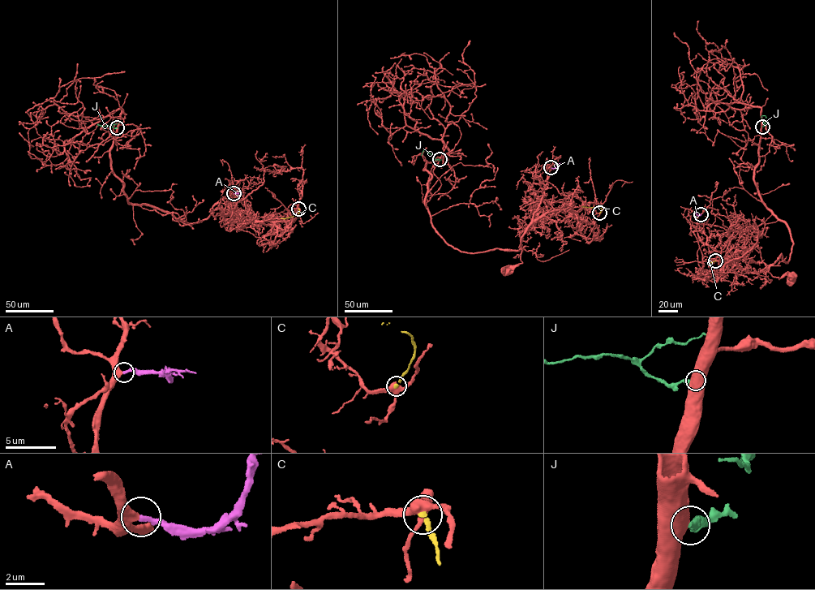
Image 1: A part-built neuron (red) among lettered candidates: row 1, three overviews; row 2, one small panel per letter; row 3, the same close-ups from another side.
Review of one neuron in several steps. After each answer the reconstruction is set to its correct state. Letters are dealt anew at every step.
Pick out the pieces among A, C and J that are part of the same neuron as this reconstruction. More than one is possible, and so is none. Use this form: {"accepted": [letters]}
{"accepted": ["A"]}

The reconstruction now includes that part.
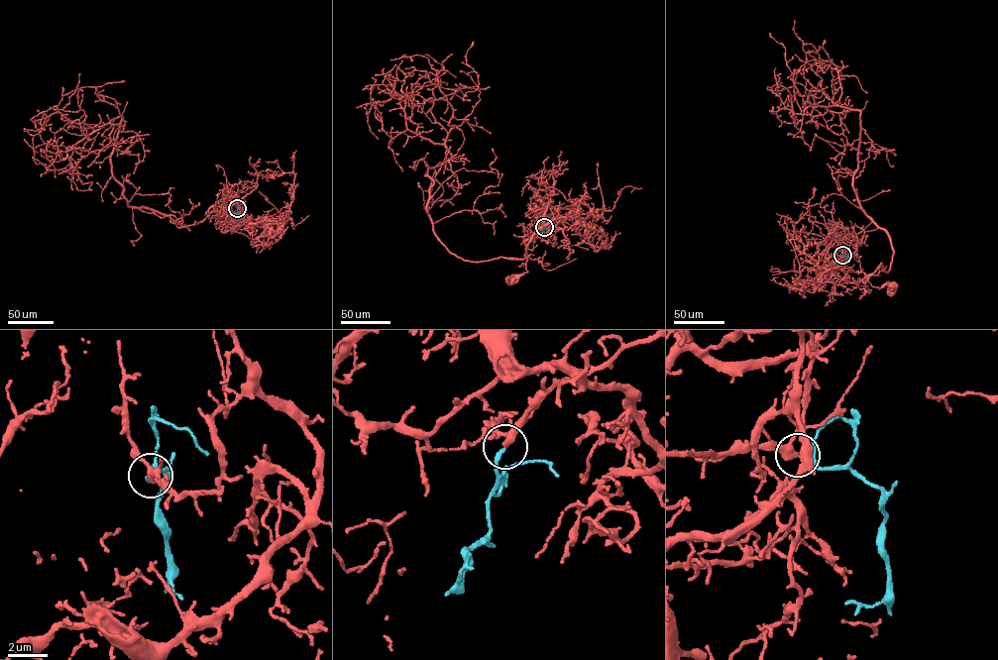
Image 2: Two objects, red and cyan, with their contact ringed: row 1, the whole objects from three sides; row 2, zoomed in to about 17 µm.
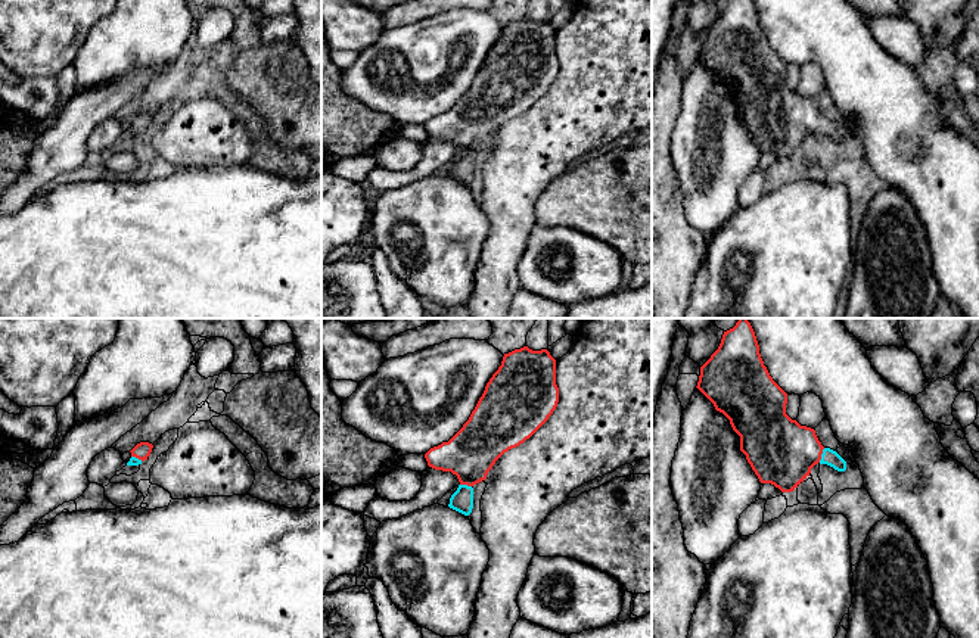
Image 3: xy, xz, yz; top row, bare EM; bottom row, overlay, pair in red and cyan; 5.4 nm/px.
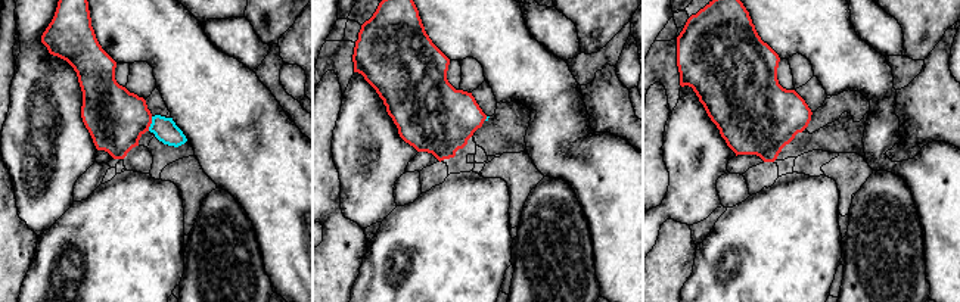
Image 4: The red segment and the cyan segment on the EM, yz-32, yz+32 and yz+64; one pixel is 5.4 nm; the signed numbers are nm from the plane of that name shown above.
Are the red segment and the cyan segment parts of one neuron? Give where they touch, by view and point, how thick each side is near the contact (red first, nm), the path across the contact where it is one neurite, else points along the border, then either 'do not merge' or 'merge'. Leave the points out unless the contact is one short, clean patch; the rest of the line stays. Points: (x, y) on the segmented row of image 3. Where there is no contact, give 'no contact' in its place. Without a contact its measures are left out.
yz (820, 456) | 360/90 nm | across yz (780, 451), (810, 451), (820, 456), (829, 457) | merge

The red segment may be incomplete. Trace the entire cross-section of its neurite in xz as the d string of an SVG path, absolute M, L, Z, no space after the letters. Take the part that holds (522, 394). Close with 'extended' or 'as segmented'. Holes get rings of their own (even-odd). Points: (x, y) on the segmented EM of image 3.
M523 346L504 354L469 420L448 442L425 454L429 467L451 472L460 482L448 507L469 516L472 486L487 479L504 452L529 439L557 402L556 360L547 349Z; extended

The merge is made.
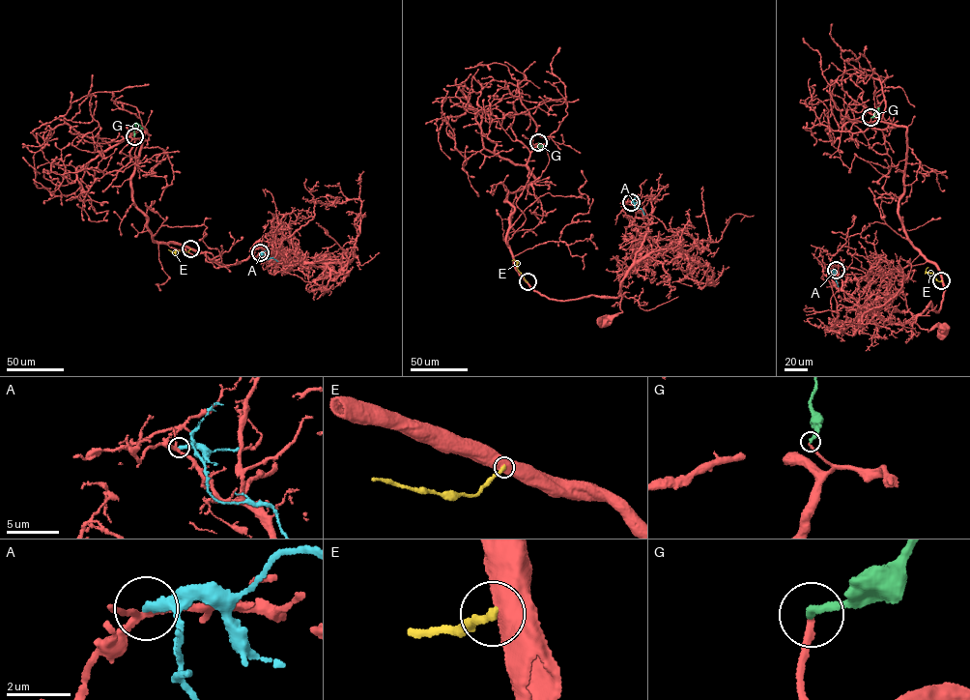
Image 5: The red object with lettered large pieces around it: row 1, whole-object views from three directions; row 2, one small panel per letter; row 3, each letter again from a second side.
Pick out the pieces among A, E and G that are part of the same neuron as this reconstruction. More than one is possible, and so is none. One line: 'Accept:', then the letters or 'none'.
Accept: G

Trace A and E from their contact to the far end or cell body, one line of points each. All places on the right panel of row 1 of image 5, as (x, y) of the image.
A: (836, 270), (833, 274), (838, 286)
E: (941, 280), (926, 272), (928, 267)

